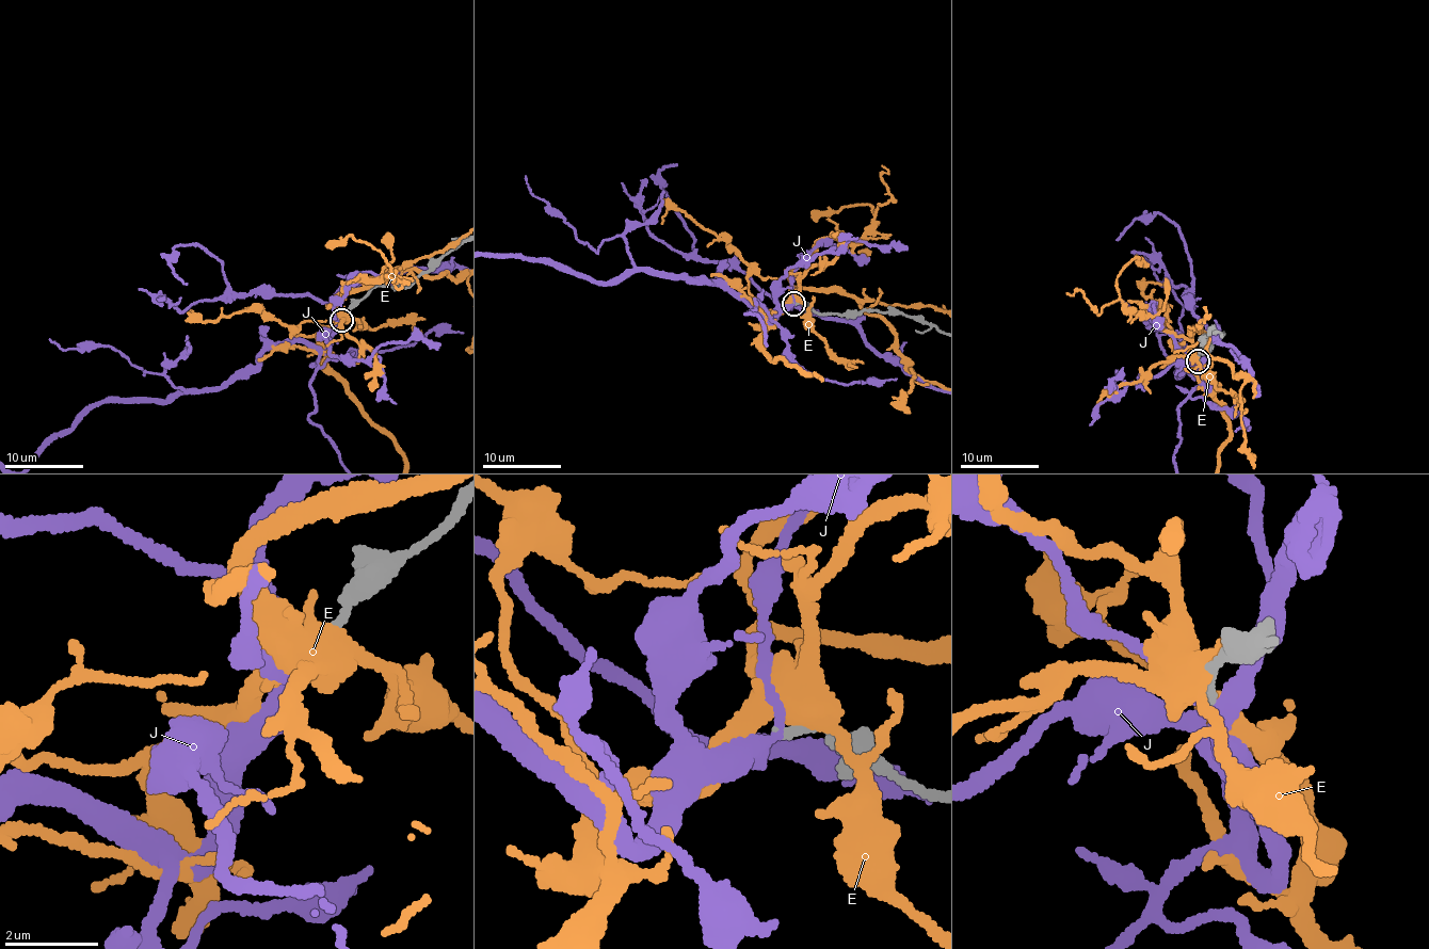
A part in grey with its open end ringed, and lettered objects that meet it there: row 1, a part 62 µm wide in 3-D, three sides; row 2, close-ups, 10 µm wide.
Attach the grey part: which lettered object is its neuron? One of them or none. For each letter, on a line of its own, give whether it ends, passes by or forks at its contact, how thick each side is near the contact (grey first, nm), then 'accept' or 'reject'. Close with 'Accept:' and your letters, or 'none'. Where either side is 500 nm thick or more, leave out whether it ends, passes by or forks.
E: 260/550 nm | reject
J: it forks | 200/260 nm | reject
Accept: none

